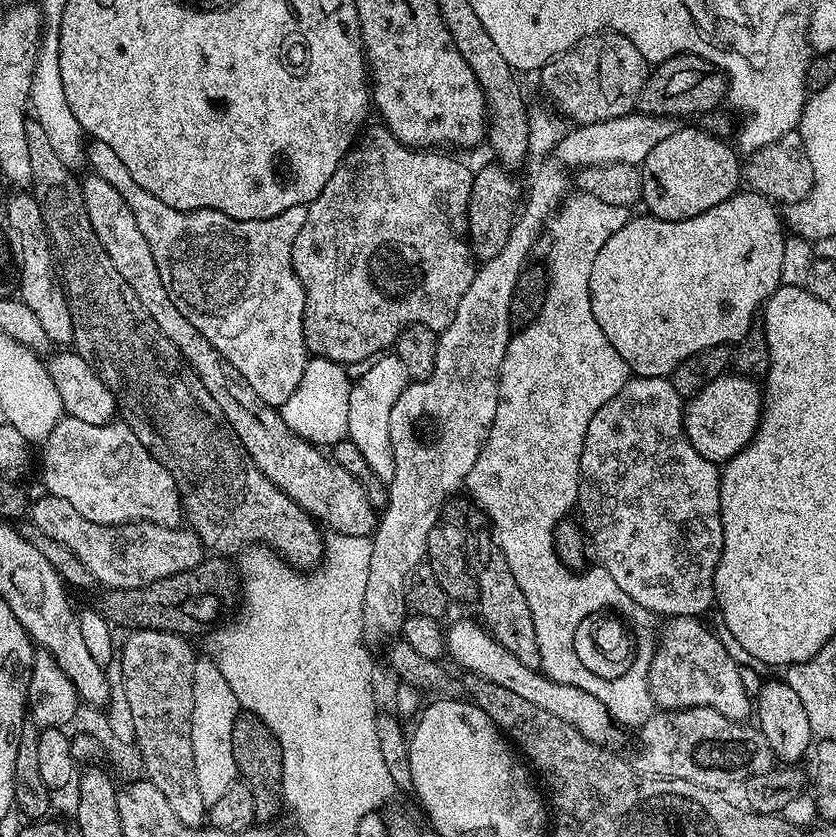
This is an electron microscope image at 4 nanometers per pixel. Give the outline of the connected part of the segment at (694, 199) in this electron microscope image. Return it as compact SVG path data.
M677 127L639 165L643 207L648 207L645 209L660 220L685 220L706 214L718 202L736 195L742 184L742 160L737 149L729 144L700 128Z

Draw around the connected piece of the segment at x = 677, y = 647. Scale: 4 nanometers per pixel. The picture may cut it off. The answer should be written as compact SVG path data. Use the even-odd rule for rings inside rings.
M674 616L665 619L658 636L656 653L650 662L648 689L657 709L713 708L731 720L747 721L754 712L754 700L750 691L742 686L738 660L728 653L728 648L704 625L703 619L694 616Z

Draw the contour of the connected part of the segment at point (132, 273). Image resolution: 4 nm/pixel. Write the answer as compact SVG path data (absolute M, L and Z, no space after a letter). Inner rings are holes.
M93 172L85 179L82 178L80 183L87 217L90 218L99 244L106 250L111 264L134 290L143 309L150 314L151 320L162 330L162 334L174 343L188 367L199 375L210 398L218 402L226 422L230 422L234 434L238 434L254 466L258 466L258 470L262 470L262 474L275 488L288 495L325 529L328 527L332 532L341 532L347 536L371 537L376 531L378 512L368 491L357 482L354 474L350 474L329 457L328 461L317 445L292 433L279 411L262 402L262 398L254 394L254 386L250 386L250 382L246 382L246 378L242 378L242 374L234 370L233 364L172 304L158 273L150 244L143 237L134 212L130 210L122 194Z

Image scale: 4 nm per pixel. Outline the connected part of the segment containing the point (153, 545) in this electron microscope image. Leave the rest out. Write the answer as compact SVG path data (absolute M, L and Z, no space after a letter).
M47 494L41 497L41 500L31 501L30 523L39 535L60 542L66 550L73 552L78 562L90 570L93 581L97 585L104 584L105 589L144 588L150 582L158 582L158 578L170 578L182 570L198 566L205 559L206 549L199 536L187 527L167 528L143 522L95 524L82 518L70 502Z

